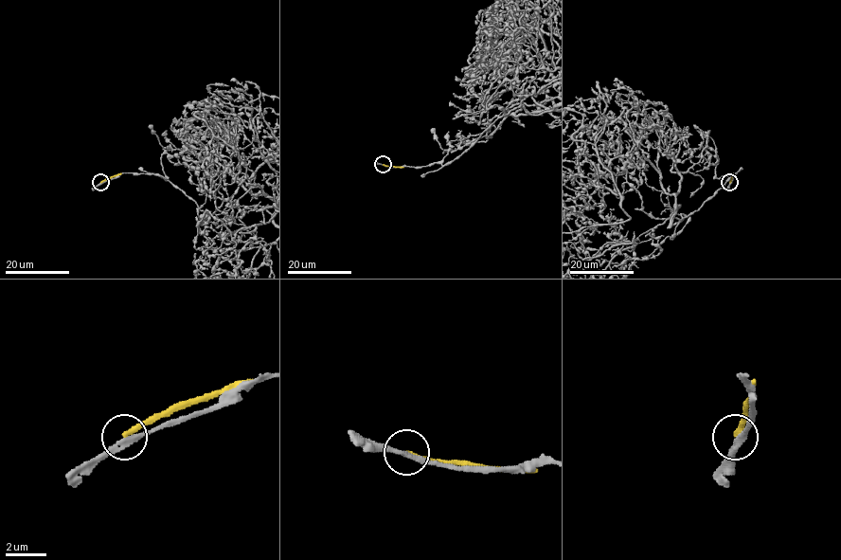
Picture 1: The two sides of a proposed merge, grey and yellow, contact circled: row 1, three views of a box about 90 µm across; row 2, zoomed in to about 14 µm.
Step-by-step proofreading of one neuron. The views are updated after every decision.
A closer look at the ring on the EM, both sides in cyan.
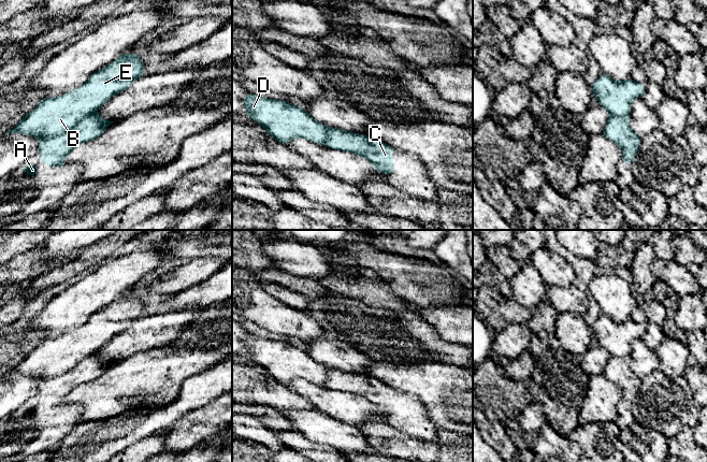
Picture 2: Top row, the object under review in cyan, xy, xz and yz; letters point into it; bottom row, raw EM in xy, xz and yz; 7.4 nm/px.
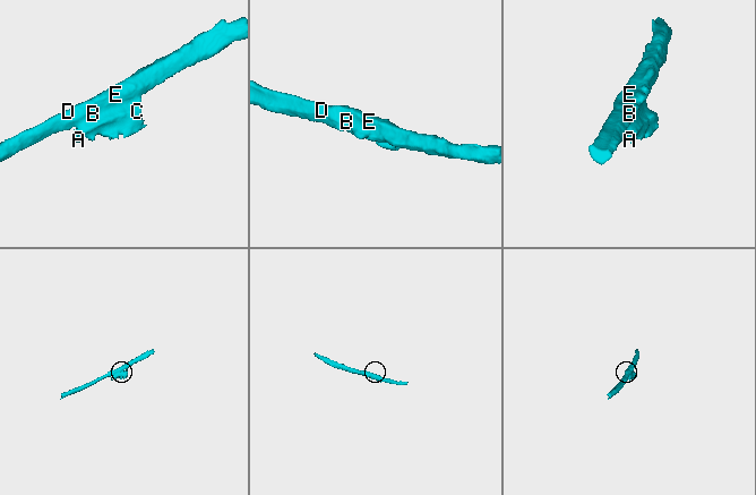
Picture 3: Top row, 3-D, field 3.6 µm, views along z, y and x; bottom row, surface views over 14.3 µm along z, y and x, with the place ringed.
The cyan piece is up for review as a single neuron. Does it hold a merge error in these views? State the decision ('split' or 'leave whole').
split

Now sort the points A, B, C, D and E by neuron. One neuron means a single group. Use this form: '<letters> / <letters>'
A C / B D E

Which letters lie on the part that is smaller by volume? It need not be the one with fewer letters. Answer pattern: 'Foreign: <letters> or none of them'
Foreign: A, C

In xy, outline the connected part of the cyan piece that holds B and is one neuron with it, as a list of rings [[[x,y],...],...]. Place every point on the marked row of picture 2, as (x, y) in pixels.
[[[122,54],[105,68],[91,74],[87,82],[76,89],[56,98],[44,98],[8,134],[21,133],[37,139],[50,139],[74,127],[81,119],[95,113],[115,95],[128,89],[138,77],[144,76],[142,56]]]

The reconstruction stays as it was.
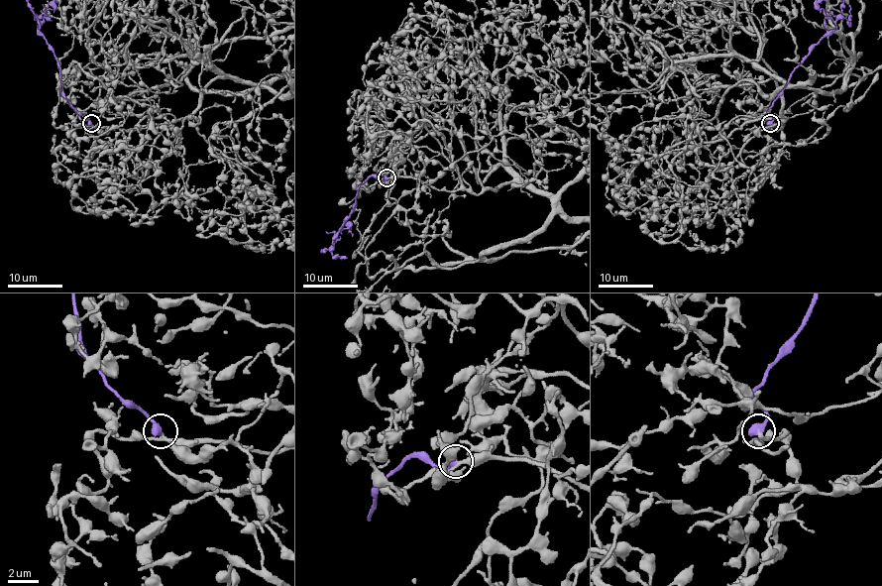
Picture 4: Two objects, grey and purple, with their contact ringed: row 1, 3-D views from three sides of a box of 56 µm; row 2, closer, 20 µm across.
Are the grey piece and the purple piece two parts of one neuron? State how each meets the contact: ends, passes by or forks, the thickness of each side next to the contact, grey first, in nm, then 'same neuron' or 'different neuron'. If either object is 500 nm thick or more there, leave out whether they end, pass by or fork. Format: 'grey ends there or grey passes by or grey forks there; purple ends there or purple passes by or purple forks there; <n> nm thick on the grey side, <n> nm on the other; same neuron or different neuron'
190 nm thick on the grey side, 600 nm on the other; same neuron

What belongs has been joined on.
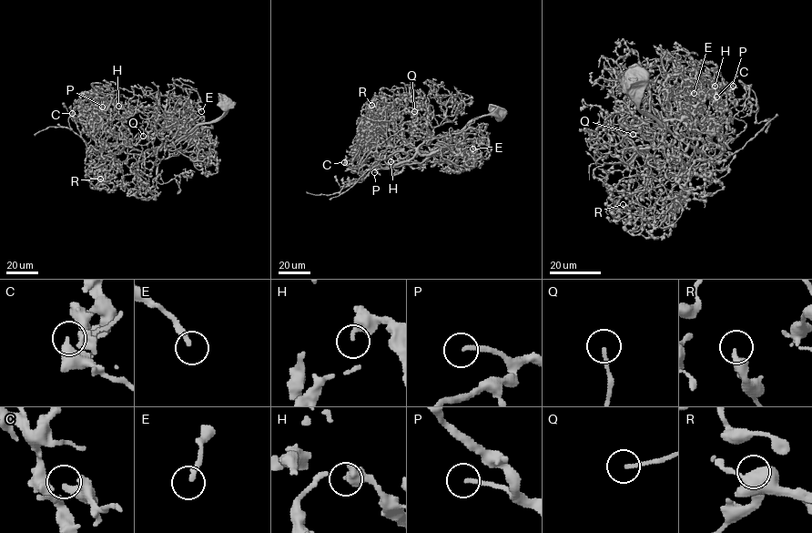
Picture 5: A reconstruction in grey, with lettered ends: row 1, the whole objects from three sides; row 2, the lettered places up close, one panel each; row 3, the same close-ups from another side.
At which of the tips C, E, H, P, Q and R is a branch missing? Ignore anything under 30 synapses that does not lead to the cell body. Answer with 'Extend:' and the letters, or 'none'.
Extend: C, P, Q

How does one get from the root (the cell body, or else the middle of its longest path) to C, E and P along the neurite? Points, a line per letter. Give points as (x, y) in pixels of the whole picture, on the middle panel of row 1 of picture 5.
C: (501, 113), (501, 117), (471, 119), (441, 148), (417, 153), (397, 167), (353, 168), (344, 162)
E: (501, 113), (501, 117), (472, 118), (441, 148), (395, 165), (421, 163), (461, 144), (472, 148)
P: (501, 113), (501, 117), (471, 119), (429, 154), (417, 153), (397, 167), (376, 169), (374, 164), (374, 172)

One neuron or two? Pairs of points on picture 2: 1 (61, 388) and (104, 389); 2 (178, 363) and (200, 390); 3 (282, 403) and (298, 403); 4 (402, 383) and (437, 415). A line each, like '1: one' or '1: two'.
1: two
2: two
3: one
4: one

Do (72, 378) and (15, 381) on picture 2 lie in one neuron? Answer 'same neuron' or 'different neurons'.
different neurons

